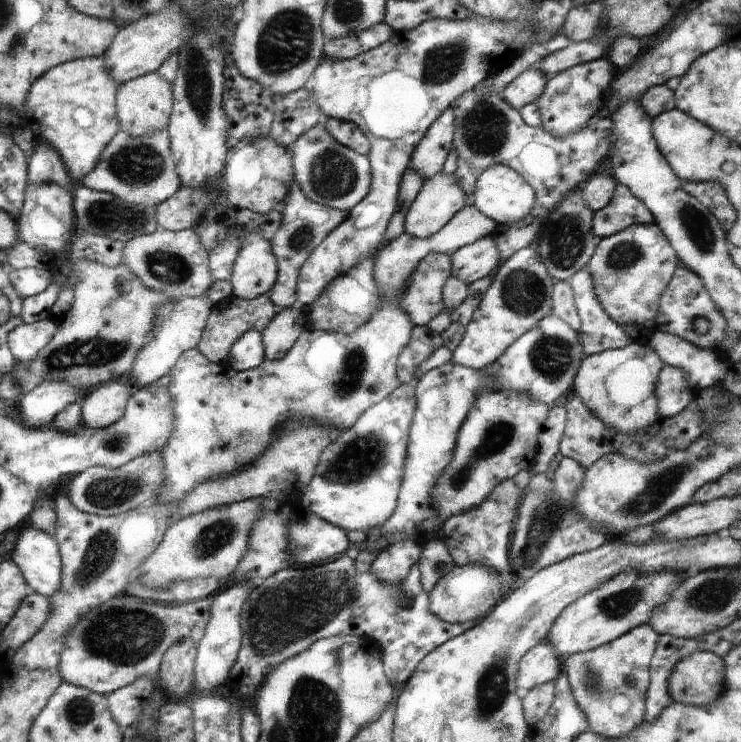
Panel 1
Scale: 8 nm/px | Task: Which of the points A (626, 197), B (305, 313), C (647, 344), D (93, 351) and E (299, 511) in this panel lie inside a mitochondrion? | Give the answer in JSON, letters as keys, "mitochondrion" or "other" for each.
{"A":"other","B":"other","C":"other","D":"mitochondrion","E":"other"}

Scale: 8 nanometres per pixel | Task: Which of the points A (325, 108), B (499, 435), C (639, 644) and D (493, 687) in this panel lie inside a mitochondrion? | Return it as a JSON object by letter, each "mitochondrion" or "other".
{"A":"other","B":"mitochondrion","C":"other","D":"mitochondrion"}

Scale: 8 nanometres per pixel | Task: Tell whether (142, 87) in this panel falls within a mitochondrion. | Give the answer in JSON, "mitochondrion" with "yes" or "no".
{"mitochondrion":"no"}

